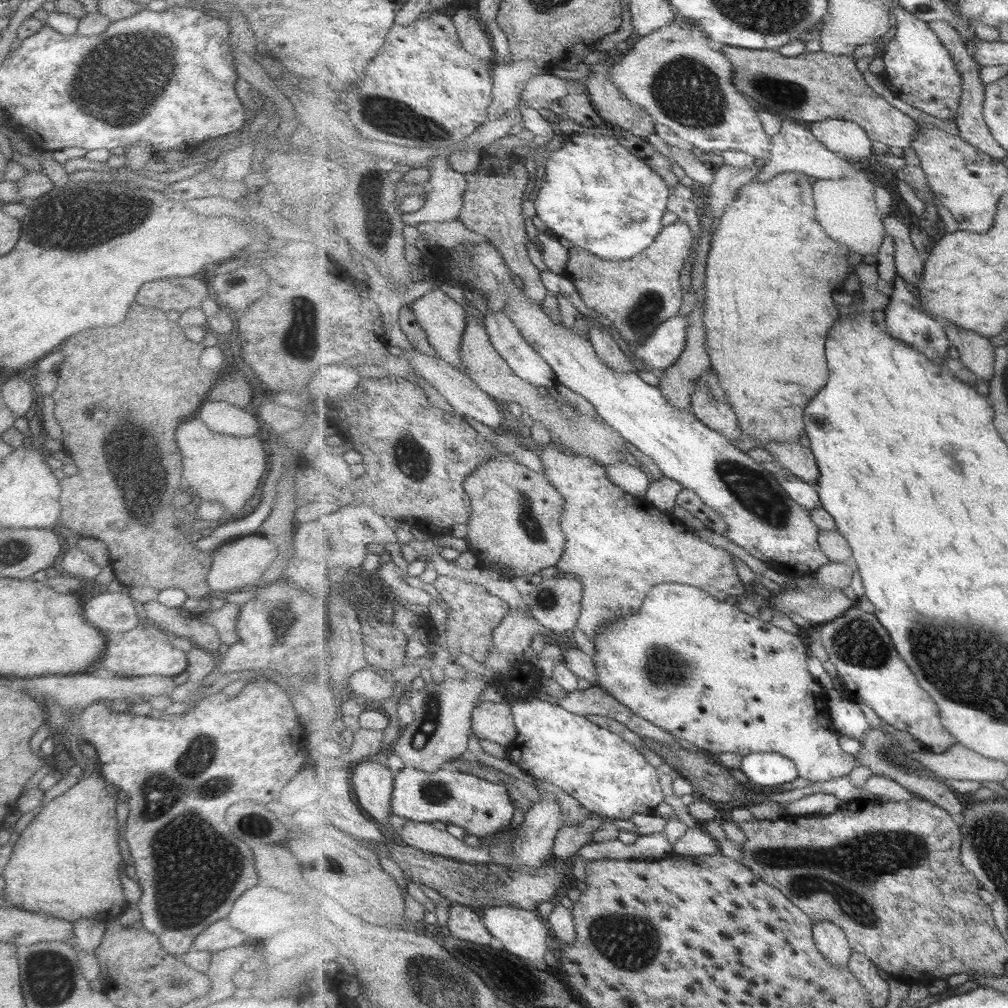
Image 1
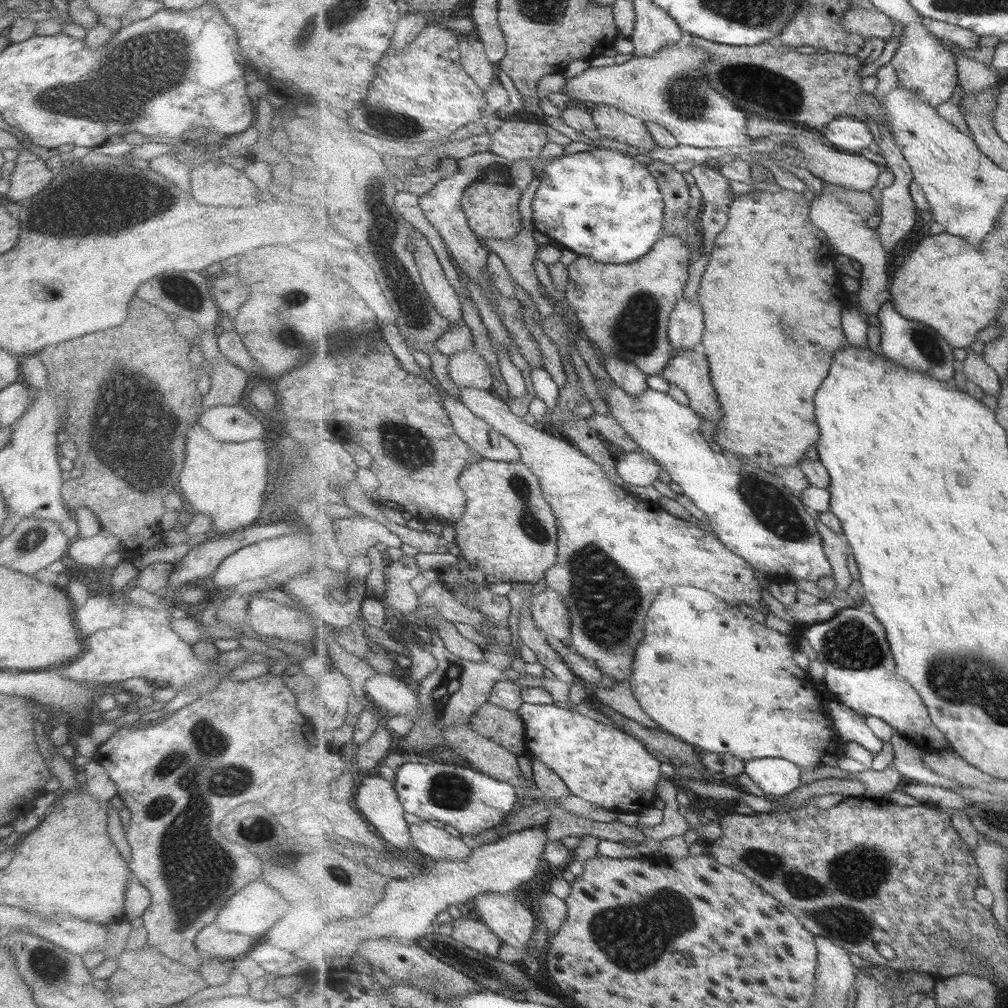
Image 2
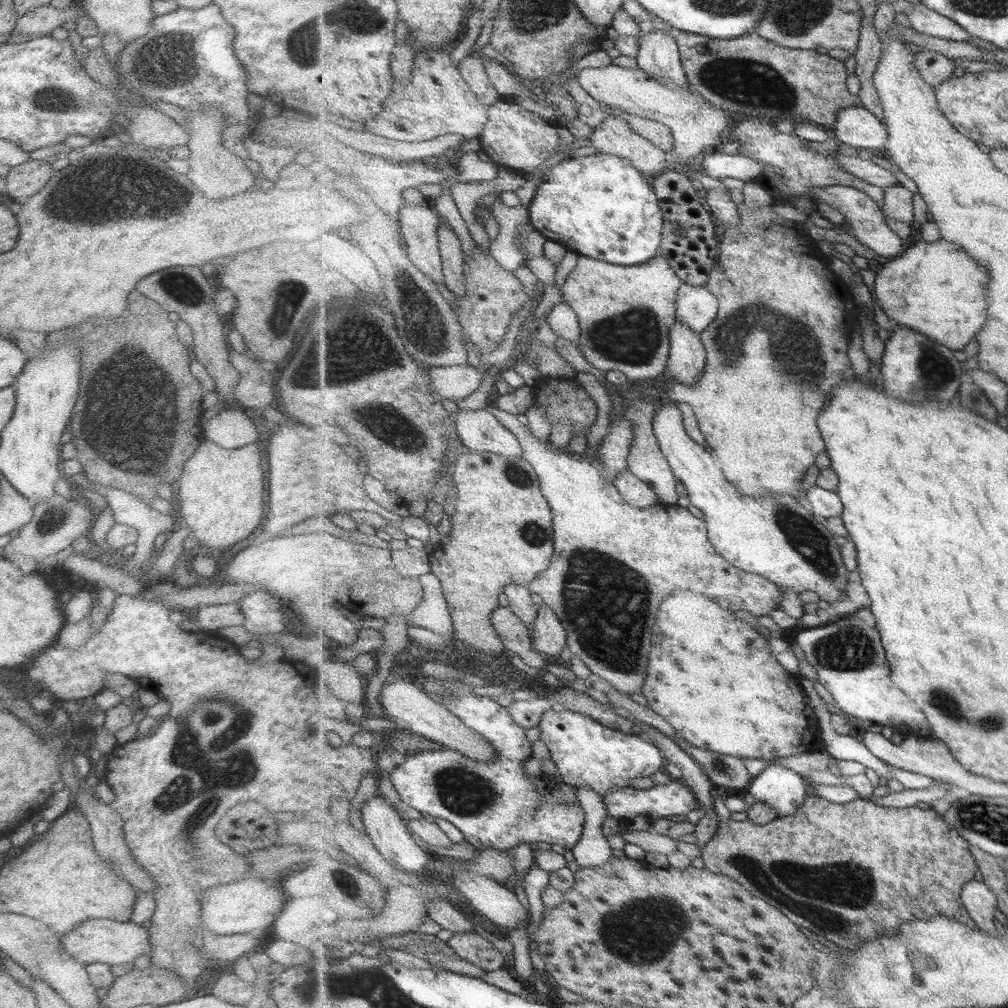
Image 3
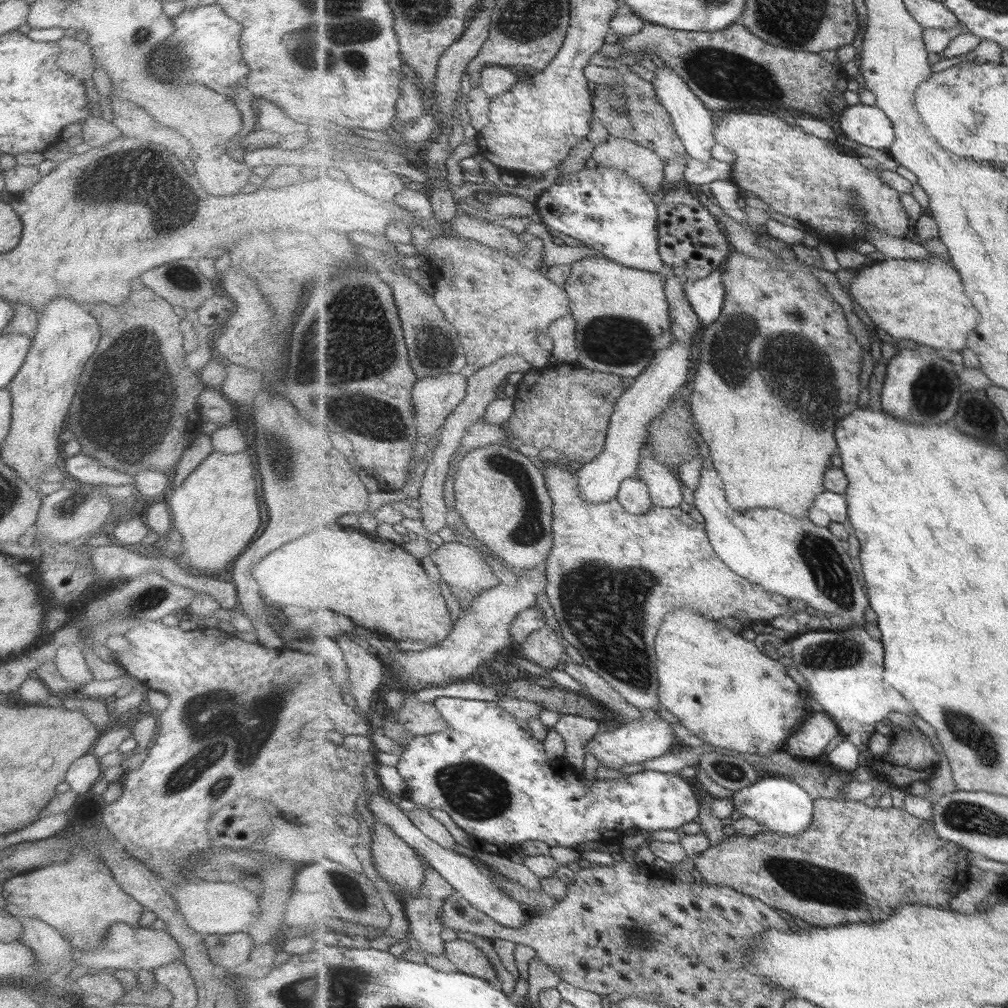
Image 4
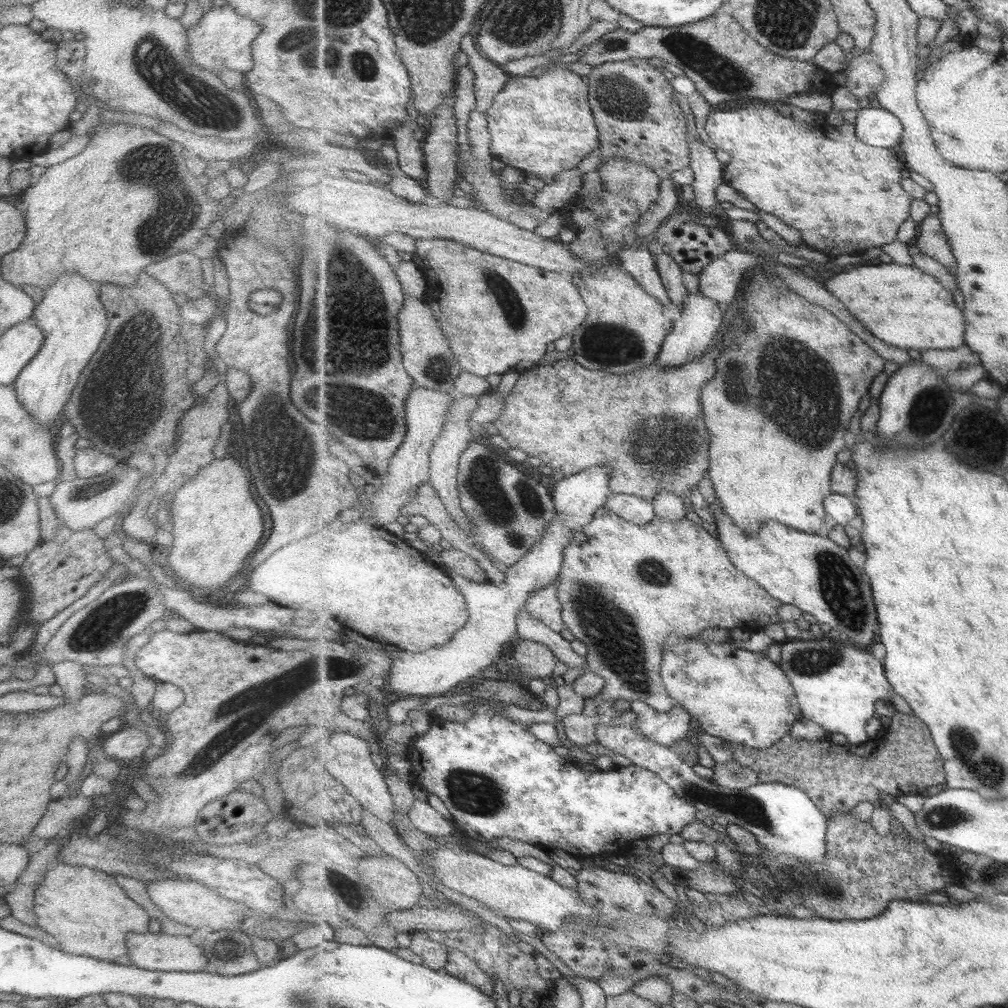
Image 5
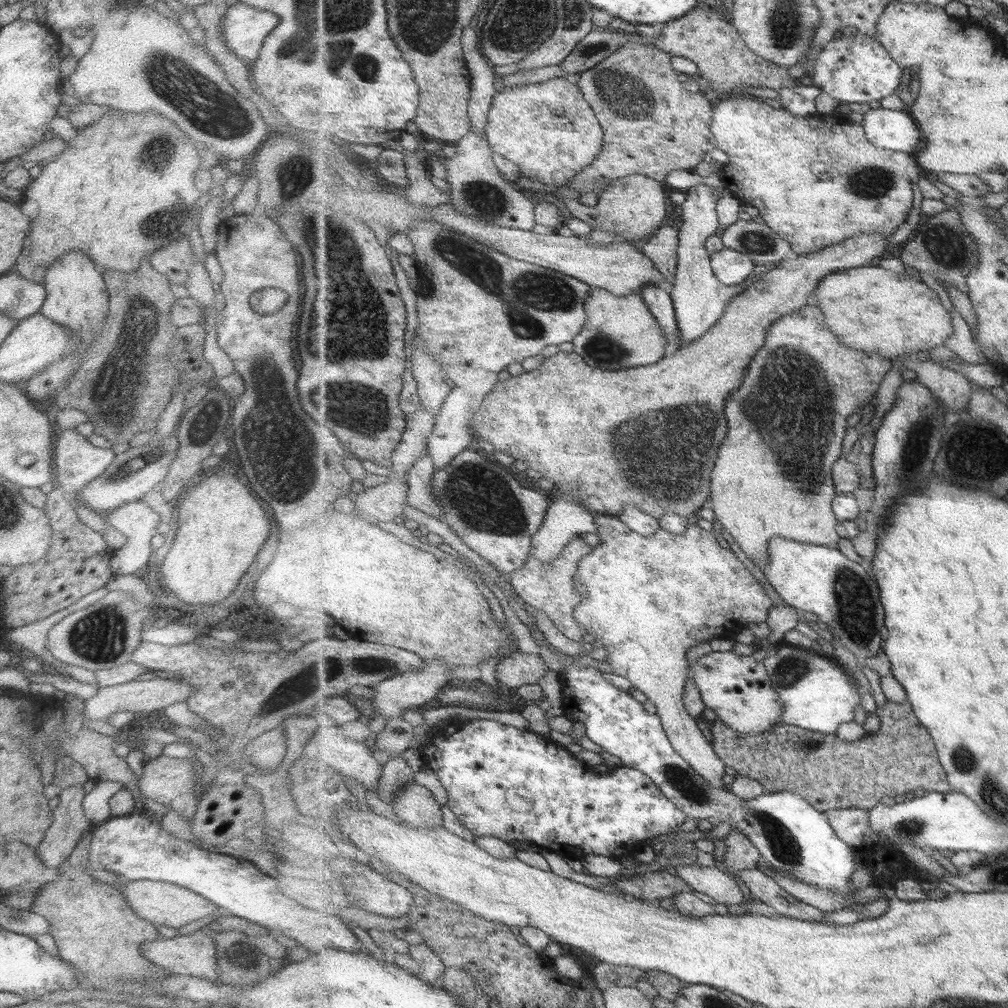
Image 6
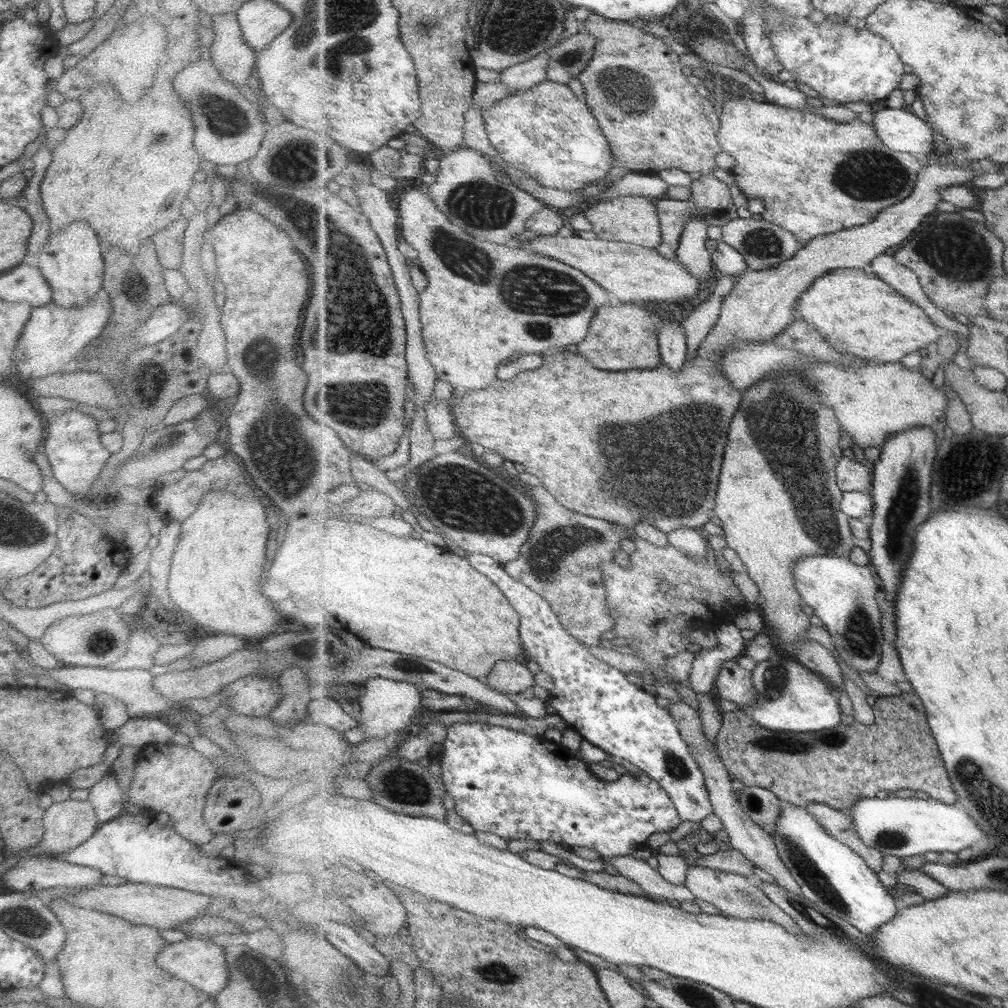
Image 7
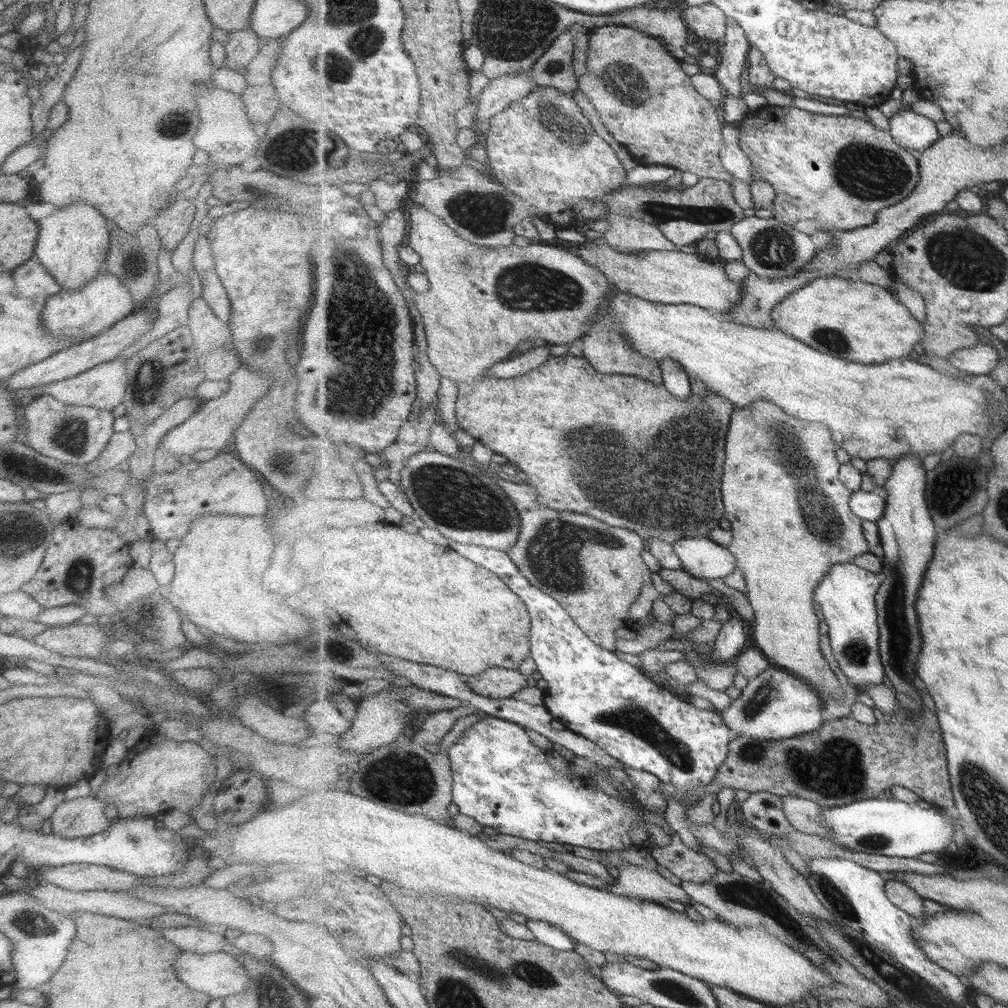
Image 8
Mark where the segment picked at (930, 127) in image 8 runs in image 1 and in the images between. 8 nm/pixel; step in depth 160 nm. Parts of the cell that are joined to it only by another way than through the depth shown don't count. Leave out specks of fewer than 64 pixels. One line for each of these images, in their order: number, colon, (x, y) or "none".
1: (840, 136)
2: (847, 134)
3: (858, 126)
4: (860, 124)
5: (876, 126)
6: (895, 130)
7: (901, 130)

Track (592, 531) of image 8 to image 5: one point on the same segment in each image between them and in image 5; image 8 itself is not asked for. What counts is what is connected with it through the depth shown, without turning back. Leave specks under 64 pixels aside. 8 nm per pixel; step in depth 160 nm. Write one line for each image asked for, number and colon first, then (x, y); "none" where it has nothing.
5: (544, 605)
6: (550, 587)
7: (562, 560)

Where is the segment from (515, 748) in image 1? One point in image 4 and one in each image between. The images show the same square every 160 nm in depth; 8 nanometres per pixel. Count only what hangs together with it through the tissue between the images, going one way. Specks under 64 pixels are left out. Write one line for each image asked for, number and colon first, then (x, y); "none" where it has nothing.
2: (603, 765)
3: (587, 753)
4: (642, 740)

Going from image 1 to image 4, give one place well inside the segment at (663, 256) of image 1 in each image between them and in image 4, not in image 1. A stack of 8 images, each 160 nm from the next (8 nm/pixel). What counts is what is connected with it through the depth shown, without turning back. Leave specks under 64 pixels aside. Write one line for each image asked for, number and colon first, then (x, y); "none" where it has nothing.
2: (625, 309)
3: (626, 313)
4: (623, 317)

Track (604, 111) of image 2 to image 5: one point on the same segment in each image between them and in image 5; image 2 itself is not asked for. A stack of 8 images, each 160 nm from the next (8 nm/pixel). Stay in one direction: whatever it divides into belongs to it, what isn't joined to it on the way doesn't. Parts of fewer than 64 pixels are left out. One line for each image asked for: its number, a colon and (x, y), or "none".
3: (614, 135)
4: (640, 162)
5: (640, 182)

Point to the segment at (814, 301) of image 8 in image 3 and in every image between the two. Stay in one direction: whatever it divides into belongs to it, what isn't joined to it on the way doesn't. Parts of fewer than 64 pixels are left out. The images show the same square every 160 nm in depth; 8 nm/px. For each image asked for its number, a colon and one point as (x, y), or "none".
3: (945, 290)
4: (925, 300)
5: (923, 314)
6: (870, 307)
7: (859, 313)

